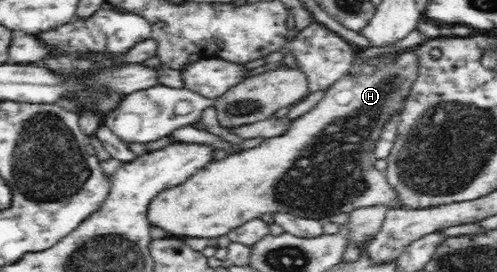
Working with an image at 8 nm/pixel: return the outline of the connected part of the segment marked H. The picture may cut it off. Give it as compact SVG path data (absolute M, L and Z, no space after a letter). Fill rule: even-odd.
M414 48L404 49L402 53L396 55L396 59L392 59L390 63L382 65L380 69L376 71L369 71L363 69L357 73L346 73L342 75L337 82L332 83L323 90L323 97L314 105L309 111L303 115L292 119L289 123L289 127L286 129L286 132L283 135L278 135L274 138L264 138L264 140L256 147L246 149L246 151L235 152L230 154L220 161L214 161L214 163L209 164L207 167L202 167L202 170L199 170L197 174L189 177L182 187L174 187L174 189L168 189L162 191L158 197L154 197L154 201L150 203L150 211L148 211L148 219L152 225L156 227L162 227L164 231L172 233L172 235L184 235L184 237L201 237L201 238L210 238L220 237L244 223L248 223L246 219L256 219L260 218L261 215L268 215L268 213L289 213L296 215L298 217L310 218L315 220L325 221L330 215L340 215L340 213L350 213L358 208L368 208L372 206L386 206L388 209L395 208L398 206L397 196L394 191L391 190L390 185L386 182L386 176L381 171L378 171L374 167L374 163L377 161L374 157L373 150L375 149L378 139L386 125L390 123L390 120L394 119L400 111L403 109L405 104L405 99L410 93L412 84L416 81L419 70L419 58L415 55Z

